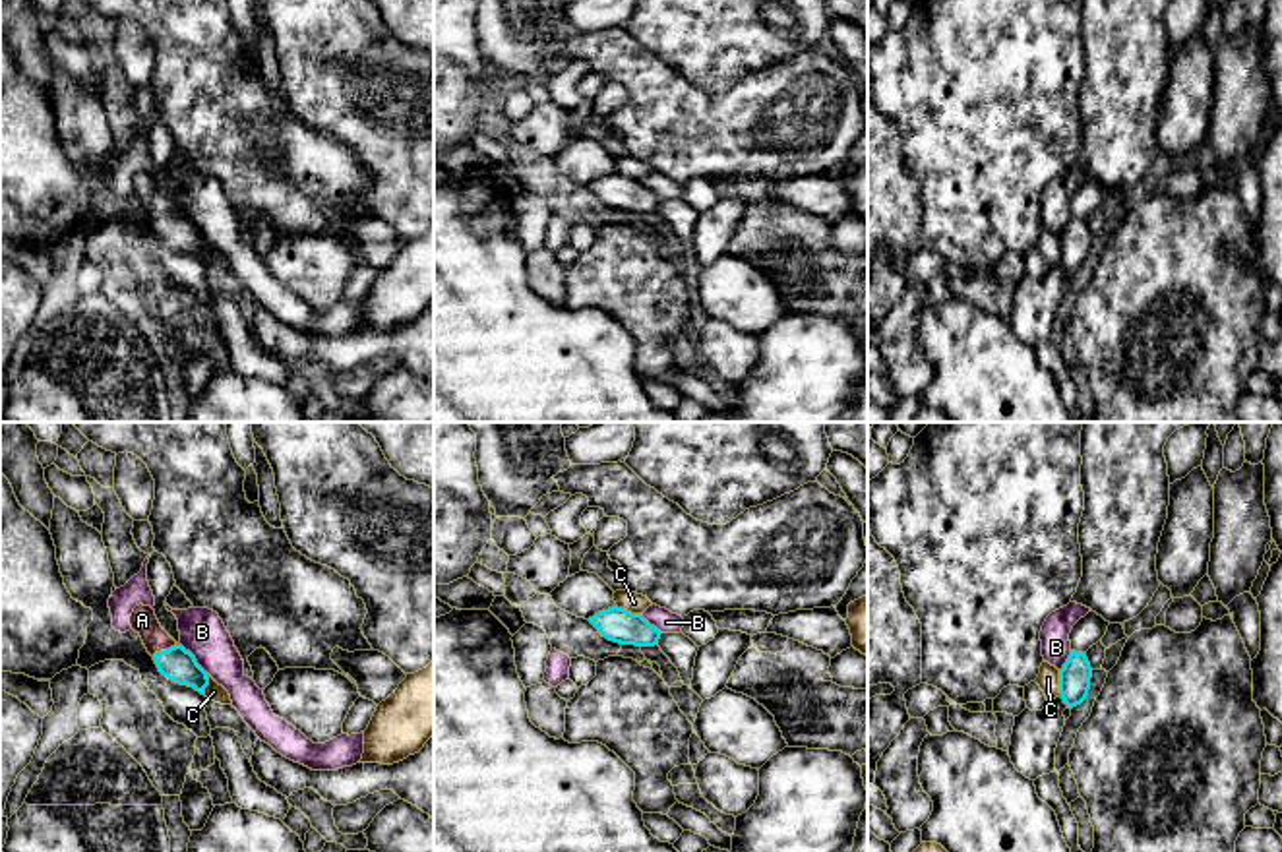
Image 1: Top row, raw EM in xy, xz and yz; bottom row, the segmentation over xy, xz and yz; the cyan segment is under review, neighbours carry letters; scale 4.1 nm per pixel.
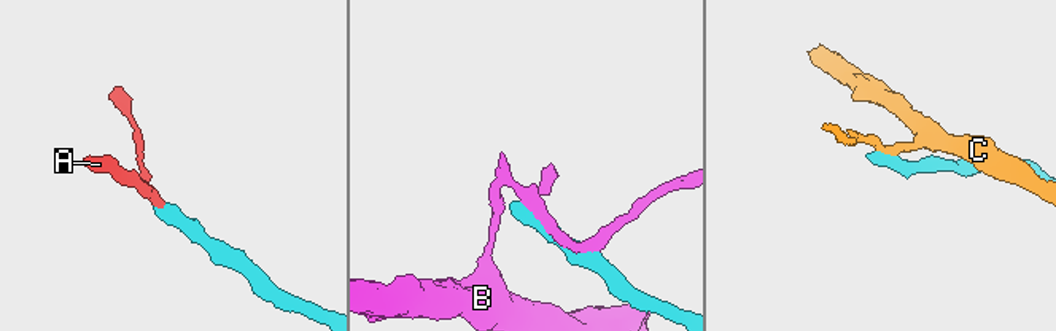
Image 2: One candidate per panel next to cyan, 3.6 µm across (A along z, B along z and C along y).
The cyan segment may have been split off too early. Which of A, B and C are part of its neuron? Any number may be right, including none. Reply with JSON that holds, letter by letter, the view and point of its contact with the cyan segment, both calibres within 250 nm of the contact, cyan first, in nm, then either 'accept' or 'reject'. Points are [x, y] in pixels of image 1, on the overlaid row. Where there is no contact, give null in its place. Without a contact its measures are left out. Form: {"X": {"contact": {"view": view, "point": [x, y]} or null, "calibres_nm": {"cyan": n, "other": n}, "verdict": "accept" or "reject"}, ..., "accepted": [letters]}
{"A": {"contact": {"view": "xy", "point": [163, 651]}, "calibres_nm": {"cyan": 140, "other": 110}, "verdict": "accept"}, "B": {"contact": {"view": "xy", "point": [194, 659]}, "calibres_nm": {"cyan": 140, "other": 190}, "verdict": "reject"}, "C": {"contact": {"view": "xz", "point": [626, 610]}, "calibres_nm": {"cyan": 140, "other": 90}, "verdict": "reject"}, "accepted": ["A"]}

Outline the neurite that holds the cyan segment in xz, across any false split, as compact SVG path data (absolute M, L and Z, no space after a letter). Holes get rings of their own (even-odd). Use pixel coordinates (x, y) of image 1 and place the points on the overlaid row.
M612 606L589 618L602 637L620 645L655 647L660 631L641 614Z

